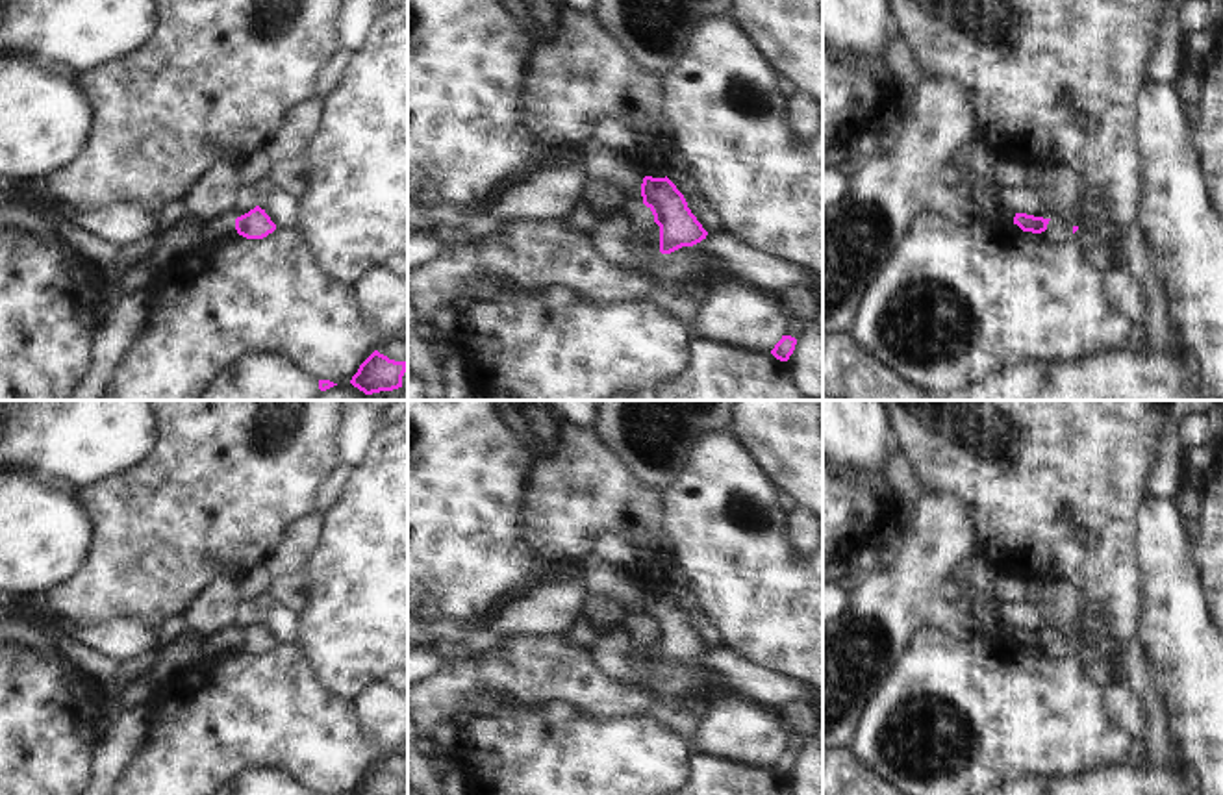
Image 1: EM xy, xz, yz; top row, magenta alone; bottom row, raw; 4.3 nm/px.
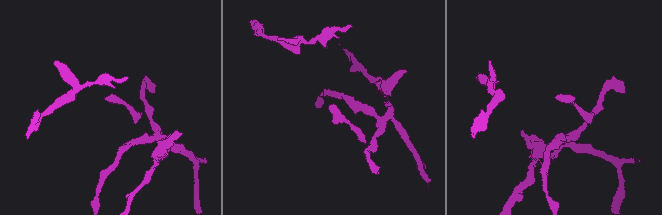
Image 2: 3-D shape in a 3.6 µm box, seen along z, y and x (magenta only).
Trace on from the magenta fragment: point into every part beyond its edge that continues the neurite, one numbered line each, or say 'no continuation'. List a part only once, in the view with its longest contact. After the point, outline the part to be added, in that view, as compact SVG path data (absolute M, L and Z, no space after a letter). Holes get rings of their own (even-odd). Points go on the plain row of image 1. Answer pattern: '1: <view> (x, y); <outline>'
no continuation

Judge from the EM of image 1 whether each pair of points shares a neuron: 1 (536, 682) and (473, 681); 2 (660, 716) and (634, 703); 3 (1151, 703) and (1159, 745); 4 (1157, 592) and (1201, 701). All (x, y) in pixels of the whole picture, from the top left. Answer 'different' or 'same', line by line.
1: same
2: different
3: same
4: same

